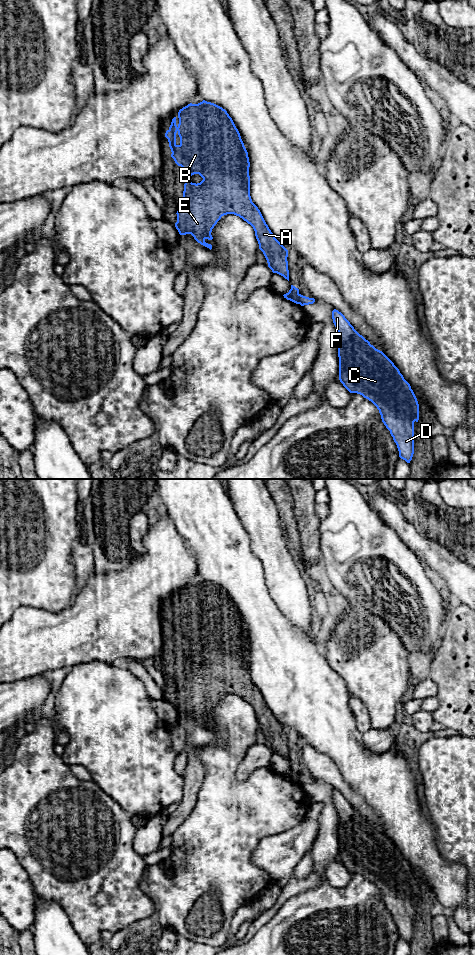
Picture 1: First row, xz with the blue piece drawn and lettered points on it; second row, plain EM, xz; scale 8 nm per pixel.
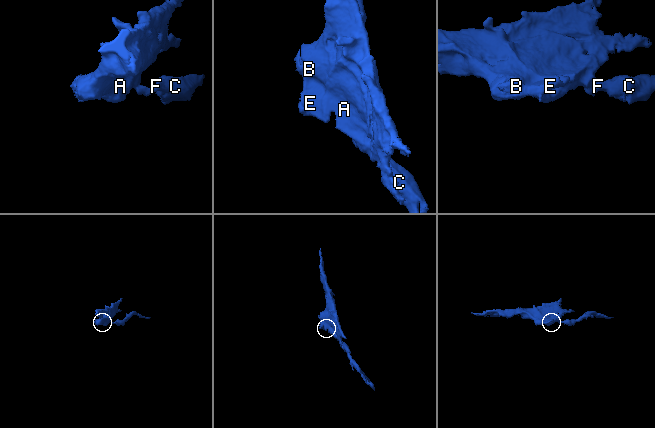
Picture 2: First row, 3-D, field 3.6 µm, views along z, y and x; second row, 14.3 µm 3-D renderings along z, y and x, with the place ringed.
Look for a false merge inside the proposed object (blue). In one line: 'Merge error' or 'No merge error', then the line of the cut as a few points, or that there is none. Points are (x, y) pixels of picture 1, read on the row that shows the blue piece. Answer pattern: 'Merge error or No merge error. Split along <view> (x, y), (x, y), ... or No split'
Merge error. Split along xz (298, 294), (301, 304)

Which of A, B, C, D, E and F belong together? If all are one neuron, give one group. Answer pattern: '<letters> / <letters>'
A B E / C D F

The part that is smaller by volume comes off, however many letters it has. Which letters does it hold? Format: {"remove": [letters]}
{"remove": ["C", "D", "F"]}

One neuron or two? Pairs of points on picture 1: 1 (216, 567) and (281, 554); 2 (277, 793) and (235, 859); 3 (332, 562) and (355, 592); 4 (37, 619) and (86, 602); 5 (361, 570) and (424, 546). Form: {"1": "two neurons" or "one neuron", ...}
{"1": "two neurons", "2": "one neuron", "3": "one neuron", "4": "one neuron", "5": "two neurons"}

